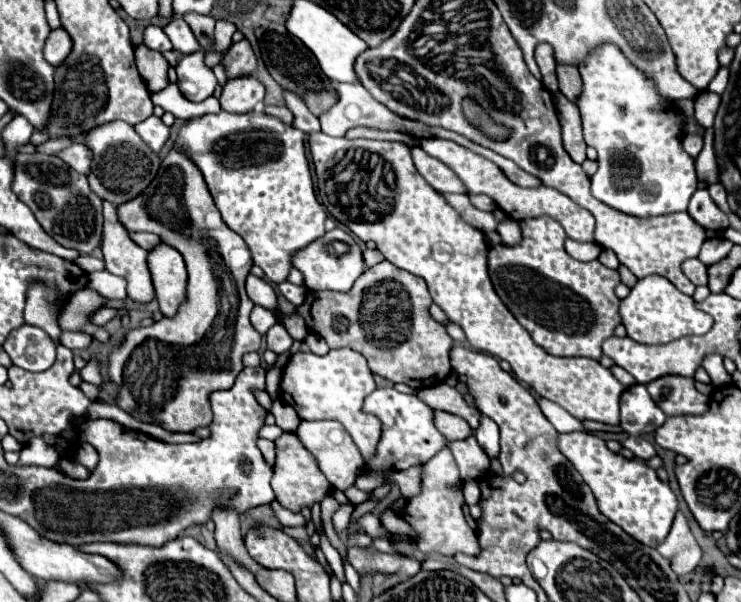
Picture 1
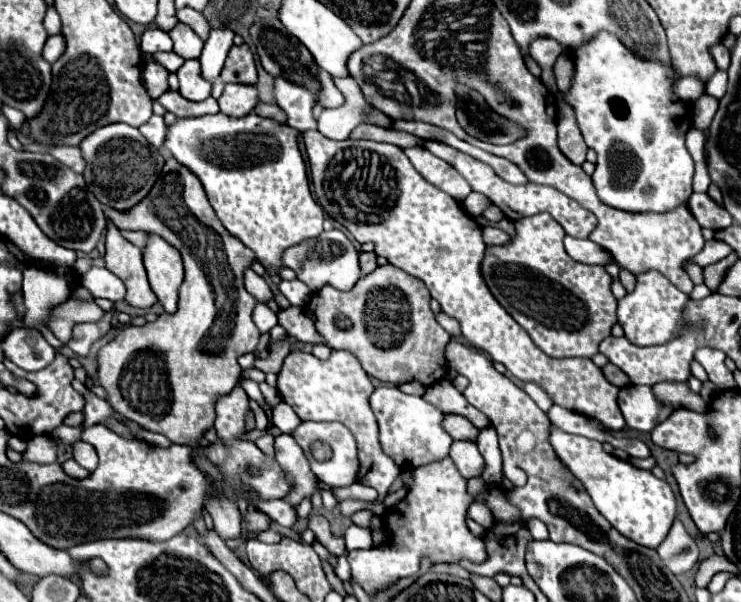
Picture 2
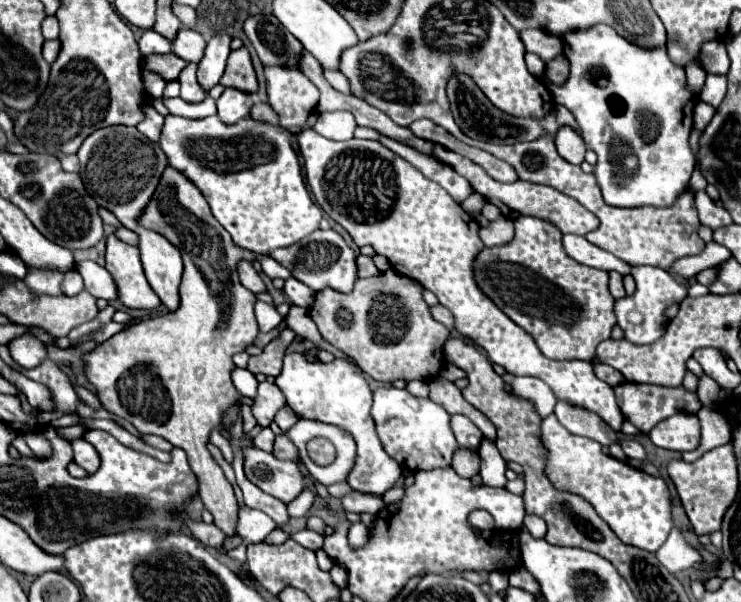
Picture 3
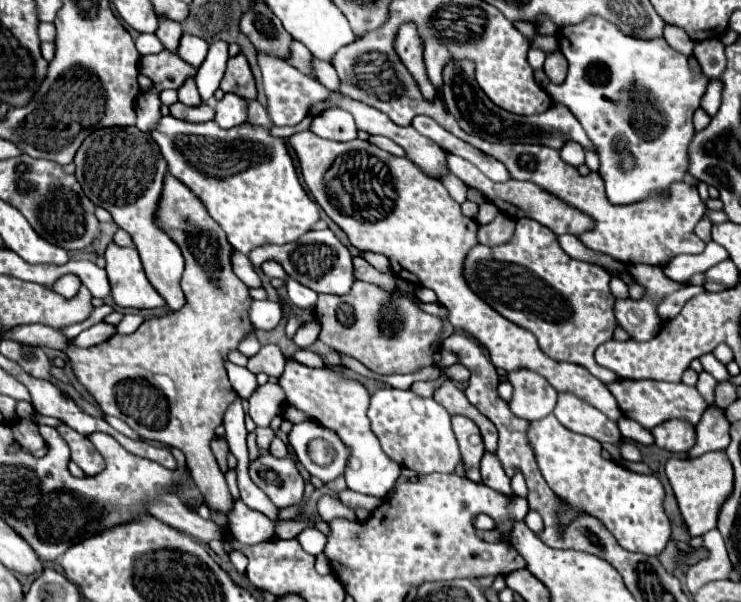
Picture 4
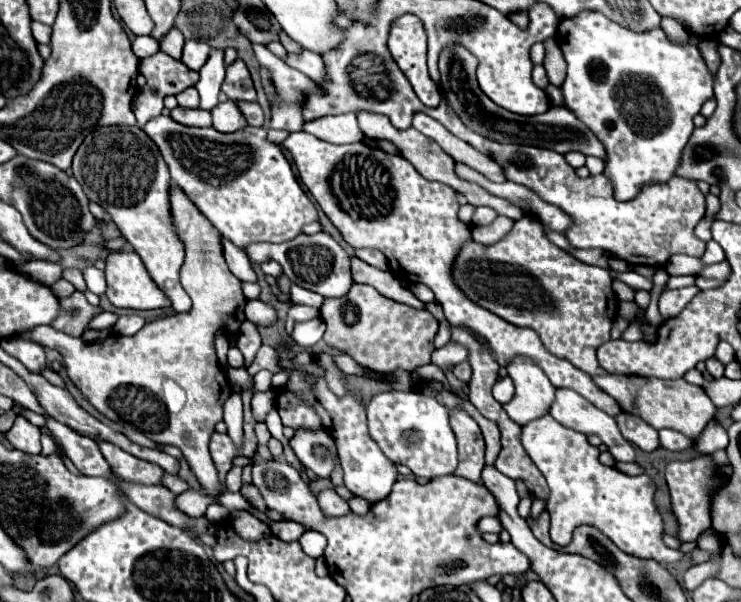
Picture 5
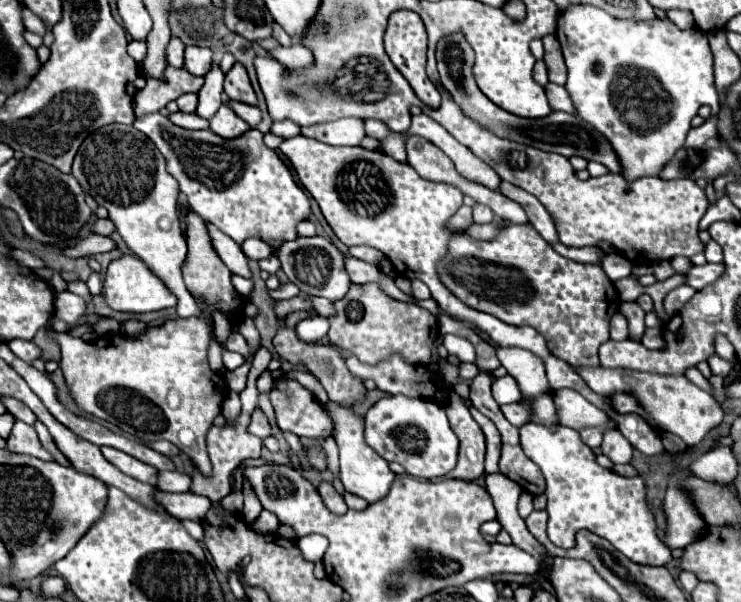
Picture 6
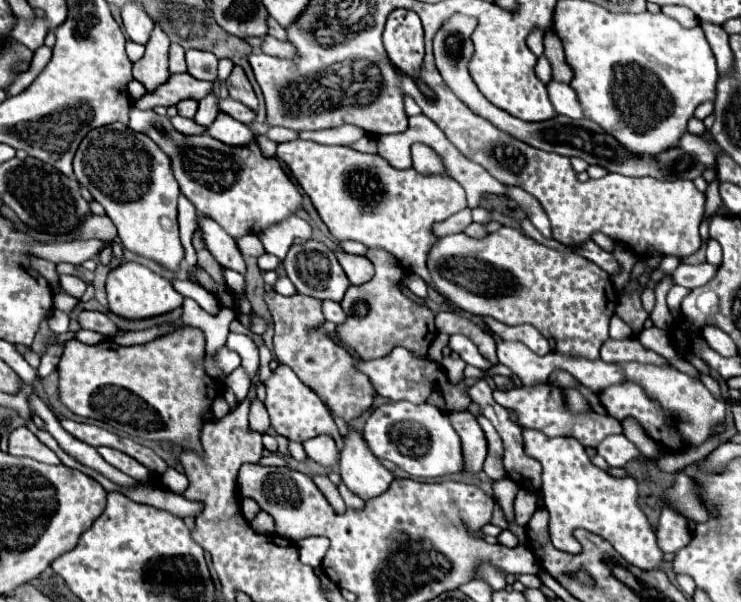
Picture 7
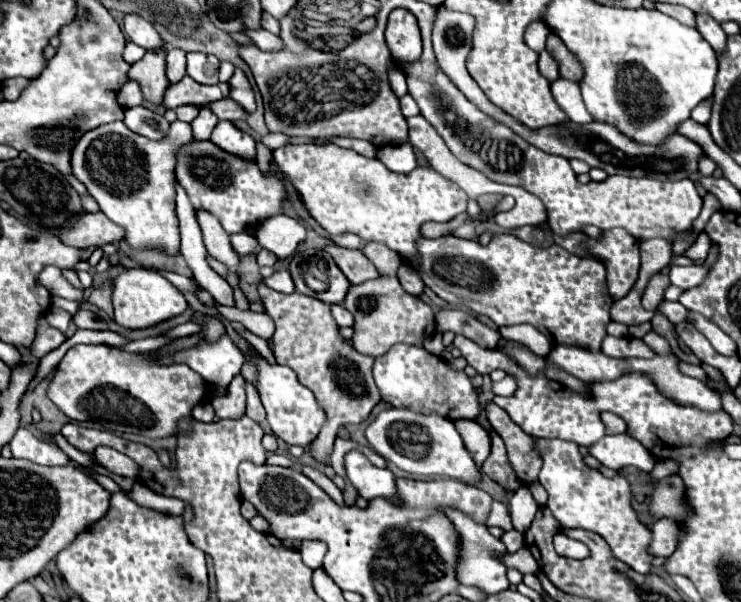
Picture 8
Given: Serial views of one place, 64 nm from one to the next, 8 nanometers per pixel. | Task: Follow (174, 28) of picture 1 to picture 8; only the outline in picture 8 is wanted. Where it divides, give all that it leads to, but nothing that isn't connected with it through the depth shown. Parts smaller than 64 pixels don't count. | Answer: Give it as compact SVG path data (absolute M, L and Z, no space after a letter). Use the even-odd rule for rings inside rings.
M188 54L188 76L200 84L218 84L218 58L210 54Z

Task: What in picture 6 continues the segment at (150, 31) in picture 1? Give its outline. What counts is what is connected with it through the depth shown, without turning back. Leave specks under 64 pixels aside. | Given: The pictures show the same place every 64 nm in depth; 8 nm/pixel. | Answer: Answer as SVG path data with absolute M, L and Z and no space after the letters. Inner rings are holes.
M138 40L128 42L128 54L130 54L136 62L140 62L140 60L146 56L146 42L138 42Z

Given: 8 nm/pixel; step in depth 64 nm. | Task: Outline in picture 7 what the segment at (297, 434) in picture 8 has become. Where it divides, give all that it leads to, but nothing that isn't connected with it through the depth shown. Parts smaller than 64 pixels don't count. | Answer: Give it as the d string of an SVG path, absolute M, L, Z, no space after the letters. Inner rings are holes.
M278 366L278 370L272 372L272 376L268 380L264 380L264 386L266 386L266 400L264 400L264 406L270 414L270 424L272 428L288 438L288 440L294 440L294 442L304 442L304 440L310 440L314 436L320 436L320 434L328 434L332 436L338 446L338 452L342 452L344 448L344 442L342 442L342 436L338 434L338 429L332 414L322 404L322 400L306 386L298 380L298 376L292 372L292 368L288 366Z

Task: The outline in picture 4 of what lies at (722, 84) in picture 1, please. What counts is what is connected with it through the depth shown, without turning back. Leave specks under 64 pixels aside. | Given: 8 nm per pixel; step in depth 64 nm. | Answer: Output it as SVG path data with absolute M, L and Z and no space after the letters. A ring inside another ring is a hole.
M712 80L710 86L708 86L708 92L706 92L704 98L702 98L702 108L704 108L704 112L708 112L710 116L714 116L714 114L718 112L718 108L720 108L720 92L722 92L720 86L722 86L722 84L720 84L718 80Z

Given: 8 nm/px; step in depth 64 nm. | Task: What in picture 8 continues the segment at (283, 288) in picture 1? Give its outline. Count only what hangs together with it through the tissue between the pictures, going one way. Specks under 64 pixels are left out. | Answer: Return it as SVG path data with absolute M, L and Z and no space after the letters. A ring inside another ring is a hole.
M334 304L334 306L330 306L332 308L332 316L336 318L336 322L338 322L338 326L354 326L354 316L342 306L342 304Z

